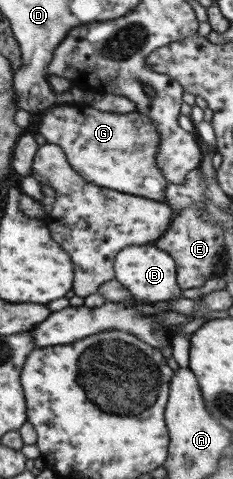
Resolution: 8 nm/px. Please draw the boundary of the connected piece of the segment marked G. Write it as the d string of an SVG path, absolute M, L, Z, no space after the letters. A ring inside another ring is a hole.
M55 104L50 111L43 113L41 122L40 135L47 143L58 145L69 165L88 182L166 203L169 182L155 161L160 133L145 114L138 111L114 114L84 104Z

